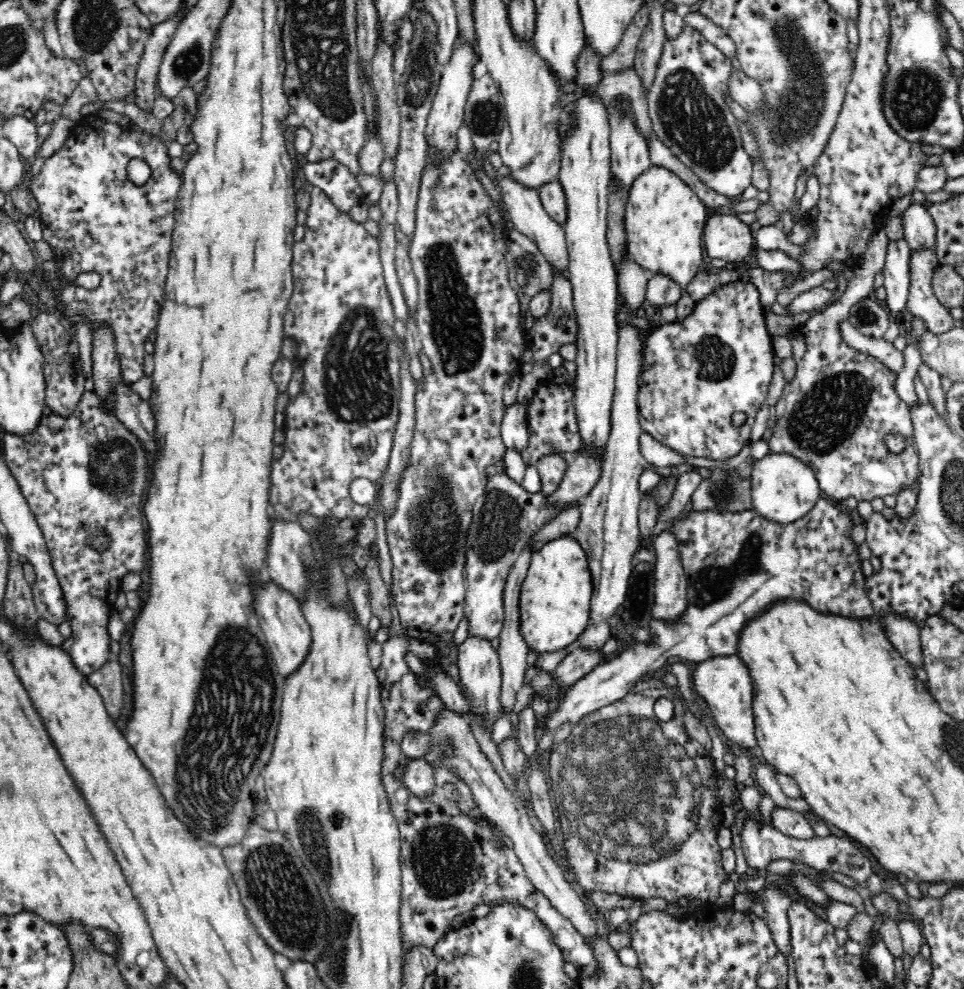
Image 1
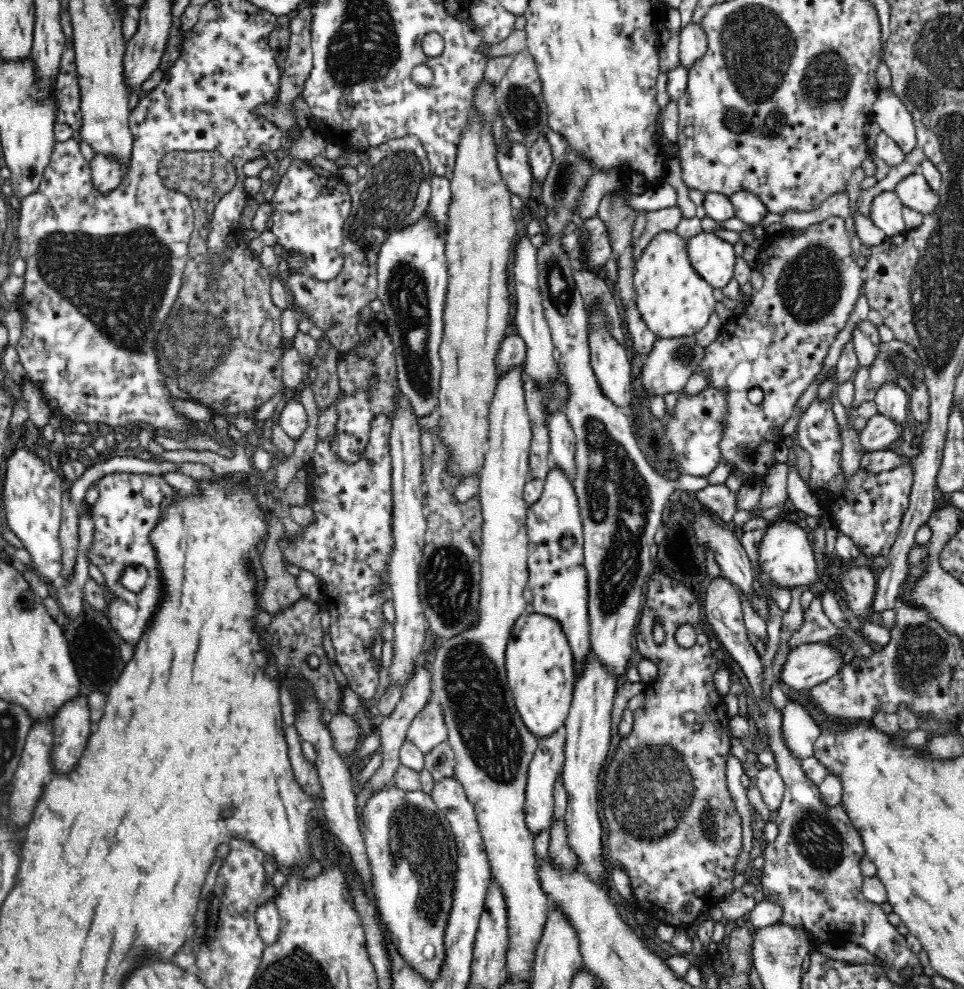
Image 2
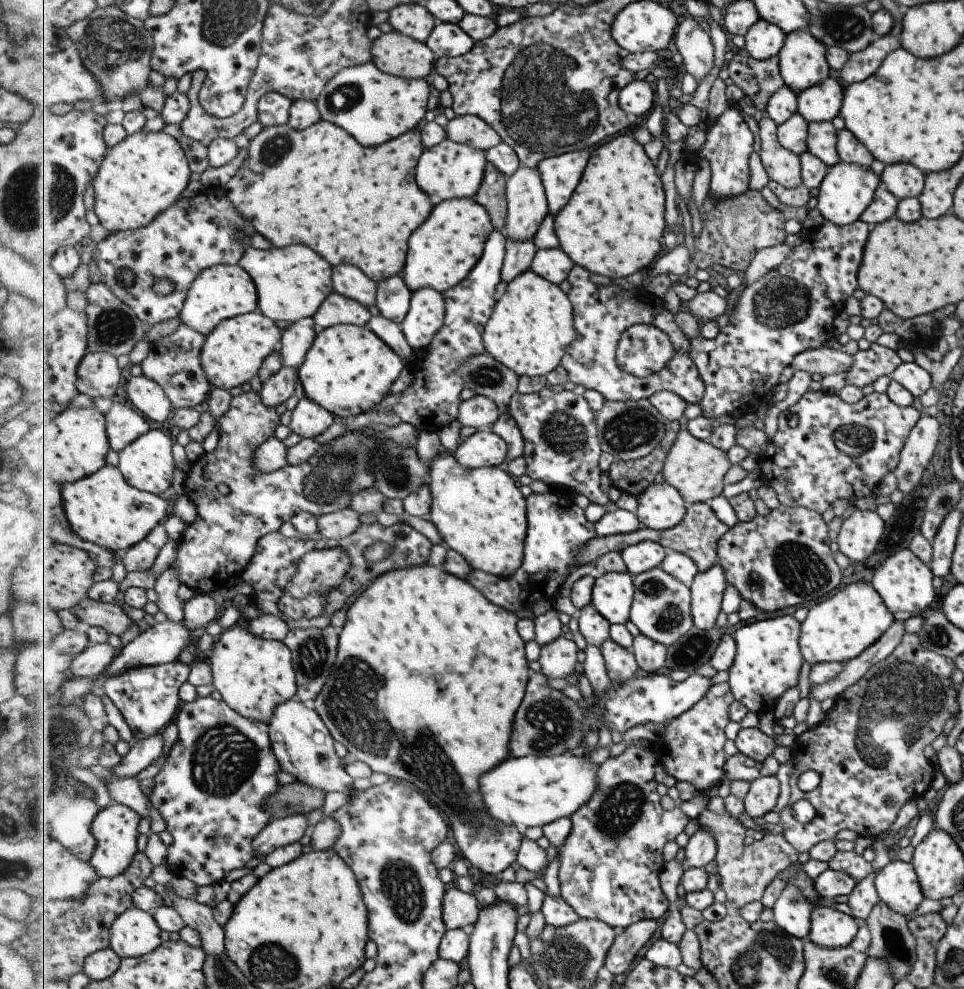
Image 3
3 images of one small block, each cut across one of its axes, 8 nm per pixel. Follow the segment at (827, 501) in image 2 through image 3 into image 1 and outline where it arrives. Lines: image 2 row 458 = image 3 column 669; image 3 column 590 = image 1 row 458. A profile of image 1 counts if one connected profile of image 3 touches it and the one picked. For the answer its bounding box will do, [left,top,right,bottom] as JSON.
[769,227,917,502]

